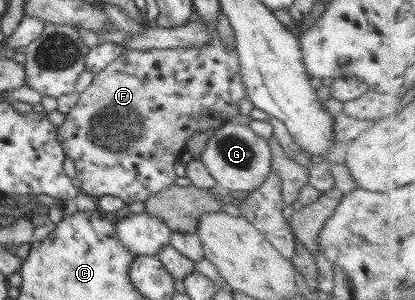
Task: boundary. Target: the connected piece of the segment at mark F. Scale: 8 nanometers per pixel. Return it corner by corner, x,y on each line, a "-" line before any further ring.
216,26
206,27
212,40
204,48
126,51
96,73
92,83
79,94
78,102
57,127
57,139
65,156
72,158
75,164
77,178
83,182
81,193
93,198
116,196
126,205
144,201
175,184
174,164
186,150
186,142
192,134
219,129
227,120
238,116
239,102
247,94
236,49
222,42

